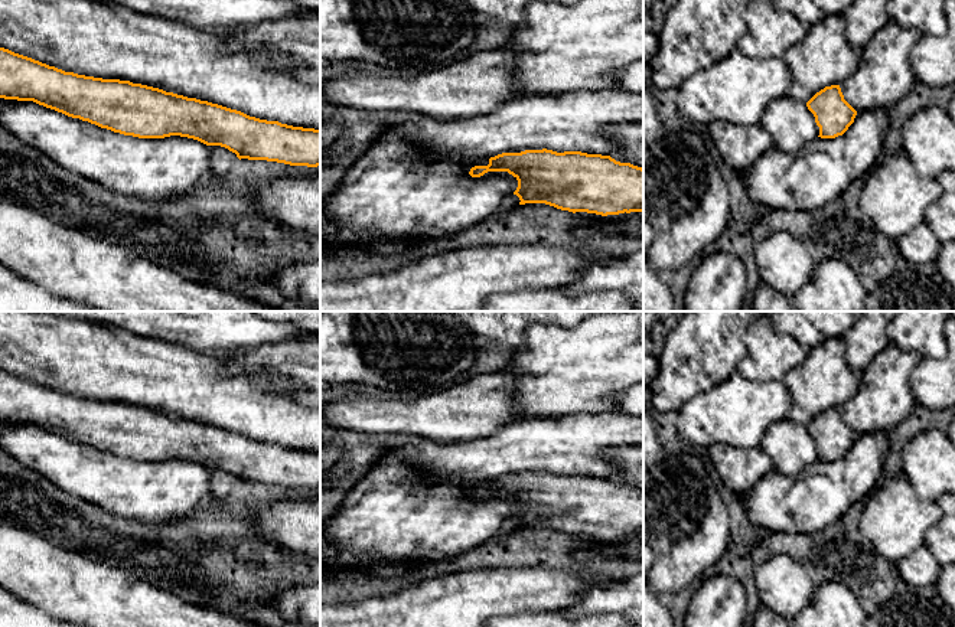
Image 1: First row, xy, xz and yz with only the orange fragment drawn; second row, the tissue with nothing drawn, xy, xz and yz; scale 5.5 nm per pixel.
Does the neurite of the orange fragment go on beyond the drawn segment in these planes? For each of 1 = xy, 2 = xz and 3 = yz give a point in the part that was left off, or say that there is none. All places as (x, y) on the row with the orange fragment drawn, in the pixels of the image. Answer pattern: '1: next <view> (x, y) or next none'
1: next none
2: next none
3: next none

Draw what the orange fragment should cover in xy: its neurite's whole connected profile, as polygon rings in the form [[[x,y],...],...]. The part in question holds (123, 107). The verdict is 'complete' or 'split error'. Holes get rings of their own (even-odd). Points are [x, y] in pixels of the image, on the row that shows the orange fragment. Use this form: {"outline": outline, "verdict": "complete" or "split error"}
{"outline": [[[0,48],[0,98],[33,101],[72,118],[138,138],[180,135],[206,146],[221,146],[248,160],[290,166],[320,166],[320,130],[293,127],[250,117],[208,101],[120,79],[102,79],[65,72],[32,58]]], "verdict": "complete"}

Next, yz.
{"outline": [[[840,85],[825,86],[806,102],[806,107],[815,117],[821,138],[842,135],[857,115],[844,99]]], "verdict": "complete"}

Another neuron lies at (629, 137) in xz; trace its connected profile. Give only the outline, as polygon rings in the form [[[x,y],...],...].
[[[643,123],[607,125],[602,131],[619,146],[609,154],[612,159],[643,169]]]

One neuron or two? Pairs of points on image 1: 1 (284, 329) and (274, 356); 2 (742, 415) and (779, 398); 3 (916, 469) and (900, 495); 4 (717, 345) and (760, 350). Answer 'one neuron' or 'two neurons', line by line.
1: two neurons
2: one neuron
3: two neurons
4: two neurons

